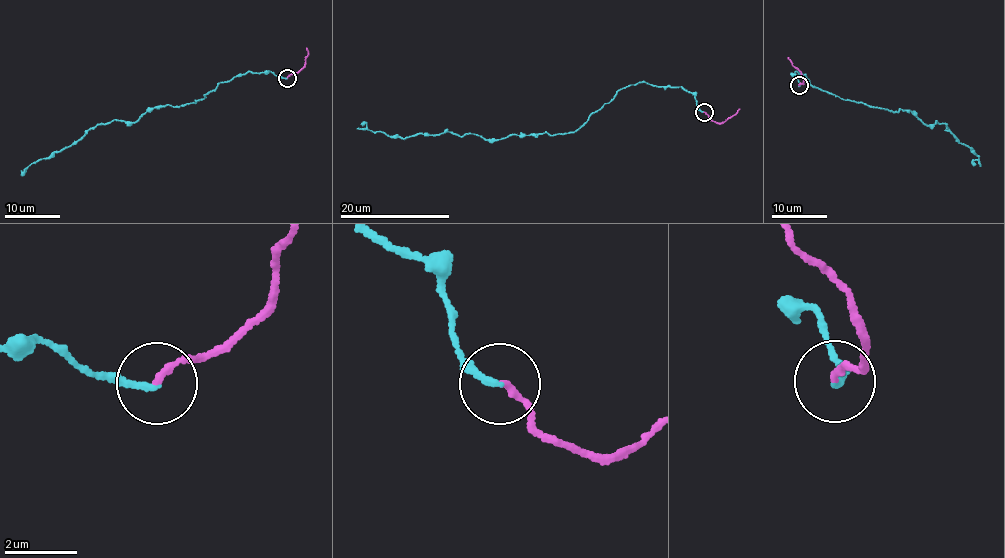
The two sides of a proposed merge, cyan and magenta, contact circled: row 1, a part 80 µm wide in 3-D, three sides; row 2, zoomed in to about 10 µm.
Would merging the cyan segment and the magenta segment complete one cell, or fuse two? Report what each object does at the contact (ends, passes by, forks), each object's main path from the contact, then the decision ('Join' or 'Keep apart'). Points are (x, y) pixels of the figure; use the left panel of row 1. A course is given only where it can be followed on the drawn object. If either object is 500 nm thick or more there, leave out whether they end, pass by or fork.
At the ring cyan ends. At the ring magenta ends. Course of cyan: (288, 77), (268, 71), (238, 74), (197, 101), (150, 107), (135, 122), (97, 124), (31, 164), (21, 176). Course of magenta: (288, 77), (304, 66), (307, 47). Keep apart

